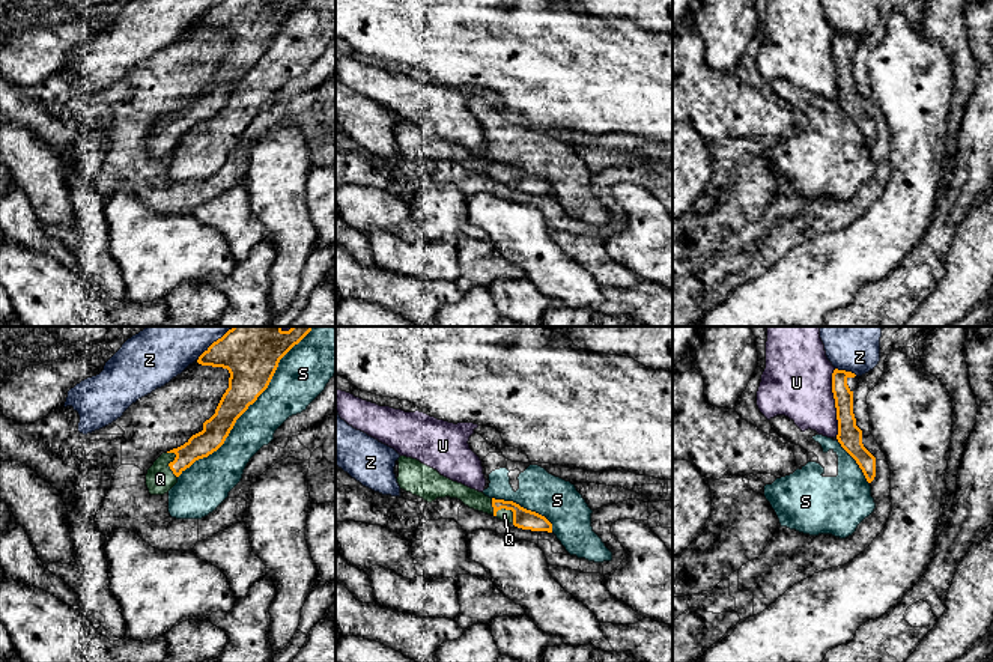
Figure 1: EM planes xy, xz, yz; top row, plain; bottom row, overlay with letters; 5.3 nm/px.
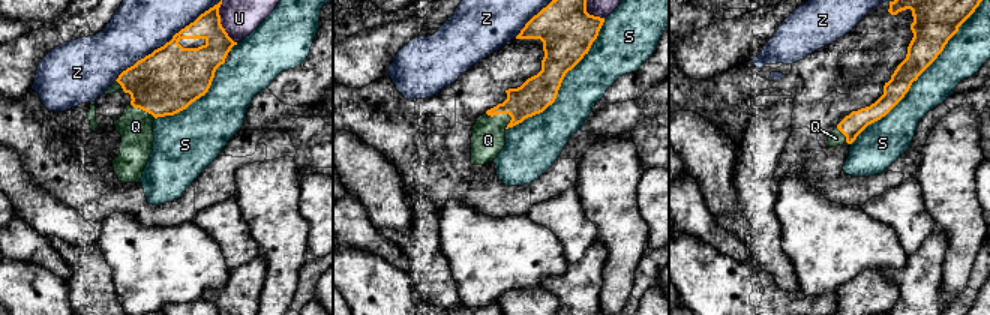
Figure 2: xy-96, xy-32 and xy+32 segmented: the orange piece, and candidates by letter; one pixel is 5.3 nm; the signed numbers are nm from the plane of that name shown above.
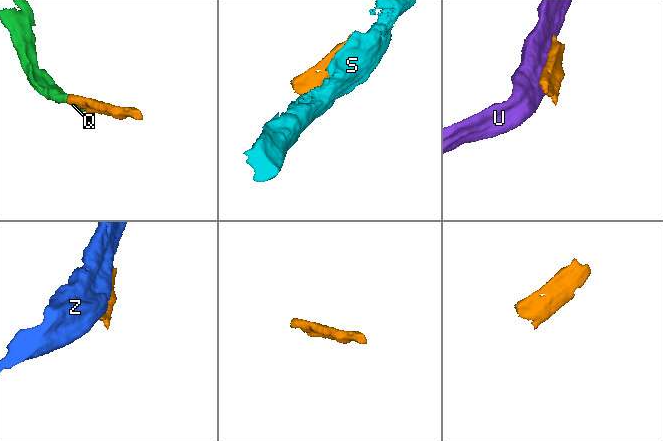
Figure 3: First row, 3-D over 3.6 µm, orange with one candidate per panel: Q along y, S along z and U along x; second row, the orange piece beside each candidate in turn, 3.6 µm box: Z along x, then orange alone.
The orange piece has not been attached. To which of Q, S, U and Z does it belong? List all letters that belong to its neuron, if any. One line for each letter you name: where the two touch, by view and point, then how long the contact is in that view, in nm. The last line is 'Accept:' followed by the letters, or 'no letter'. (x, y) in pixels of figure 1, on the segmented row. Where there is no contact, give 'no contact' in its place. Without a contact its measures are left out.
Q: xz (503, 507) | 180 nm
Accept: Q

